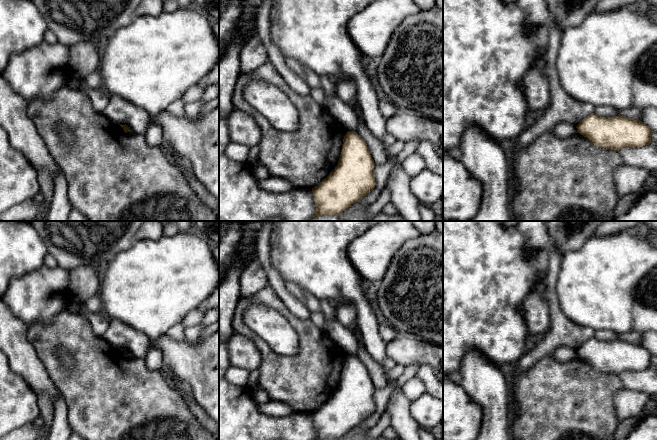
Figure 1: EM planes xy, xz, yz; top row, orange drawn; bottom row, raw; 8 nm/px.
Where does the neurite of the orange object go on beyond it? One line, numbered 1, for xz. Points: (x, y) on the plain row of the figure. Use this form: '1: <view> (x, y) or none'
1: none

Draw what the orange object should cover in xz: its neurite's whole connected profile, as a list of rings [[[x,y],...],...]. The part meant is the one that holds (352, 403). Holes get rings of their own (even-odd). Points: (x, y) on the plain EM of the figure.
[[[353,355],[343,363],[341,379],[335,393],[317,410],[312,412],[316,435],[314,440],[339,440],[353,427],[360,425],[375,412],[374,384],[366,366]]]

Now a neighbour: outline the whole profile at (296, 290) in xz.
[[[285,281],[285,287],[290,293],[292,293],[297,298],[302,299],[303,302],[306,304],[306,300],[304,299],[303,289],[299,285]]]

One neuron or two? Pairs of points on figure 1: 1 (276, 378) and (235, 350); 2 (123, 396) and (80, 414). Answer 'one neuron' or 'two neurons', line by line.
1: two neurons
2: one neuron

